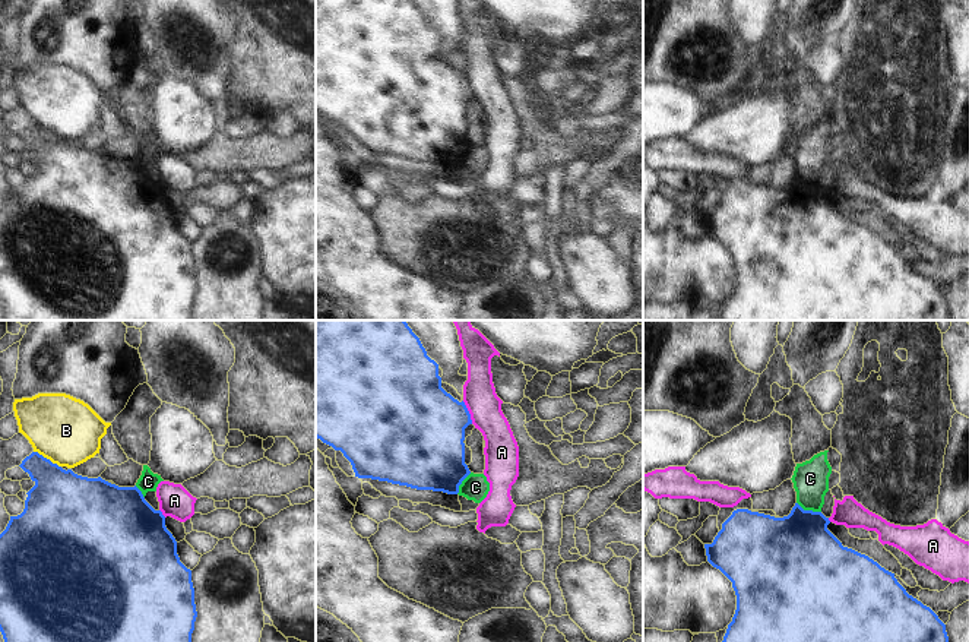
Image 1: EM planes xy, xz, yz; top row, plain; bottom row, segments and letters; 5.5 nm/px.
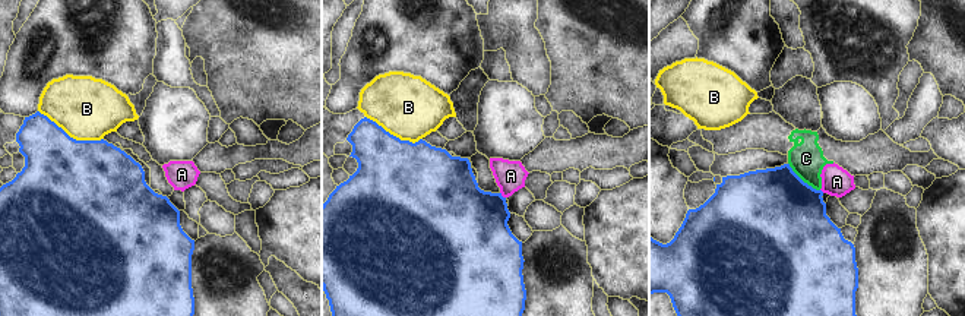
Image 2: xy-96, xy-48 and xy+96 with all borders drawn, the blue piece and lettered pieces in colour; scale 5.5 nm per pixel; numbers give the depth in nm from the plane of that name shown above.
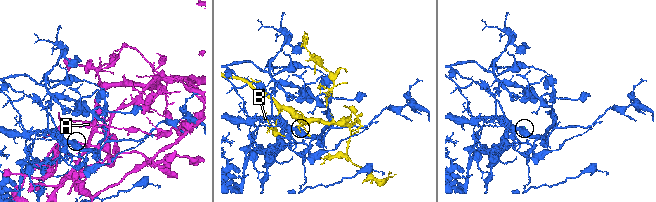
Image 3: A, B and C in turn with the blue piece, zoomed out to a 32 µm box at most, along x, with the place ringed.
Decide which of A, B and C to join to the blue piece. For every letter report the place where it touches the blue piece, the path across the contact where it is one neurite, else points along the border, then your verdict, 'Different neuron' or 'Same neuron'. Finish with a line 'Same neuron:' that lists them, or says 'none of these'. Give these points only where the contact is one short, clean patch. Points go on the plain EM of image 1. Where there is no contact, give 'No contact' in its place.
A: Touches blue at xz (468, 85). Different neuron
B: Touches blue at xy (46, 130). Different neuron
C: Touches blue at yz (808, 183). Boundary: yz (797, 174), (804, 182), (820, 184). Different neuron
Same neuron: none of these.

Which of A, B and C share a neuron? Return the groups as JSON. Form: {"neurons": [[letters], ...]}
{"neurons": [["A"], ["B"], ["C"]]}

